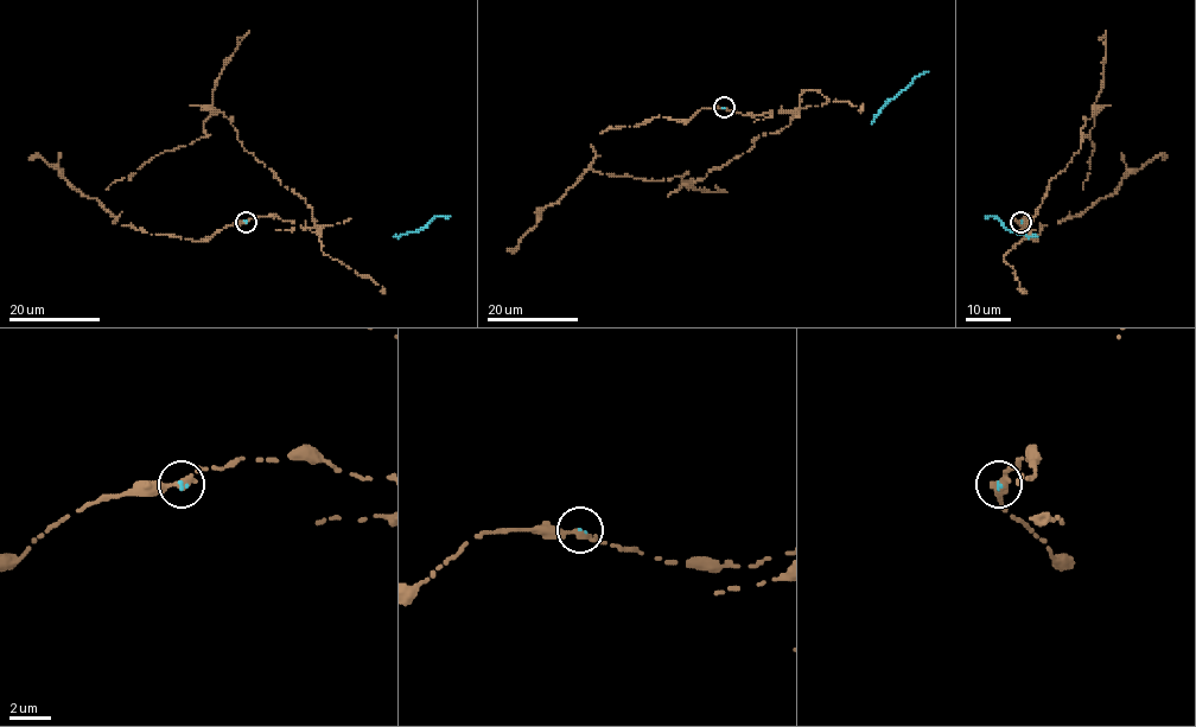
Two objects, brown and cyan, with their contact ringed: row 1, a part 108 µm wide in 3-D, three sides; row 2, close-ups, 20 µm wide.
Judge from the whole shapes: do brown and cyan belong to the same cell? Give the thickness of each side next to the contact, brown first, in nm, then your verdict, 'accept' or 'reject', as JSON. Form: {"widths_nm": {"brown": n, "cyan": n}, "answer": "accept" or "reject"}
{"widths_nm": {"brown": 320, "cyan": 140}, "answer": "reject"}

